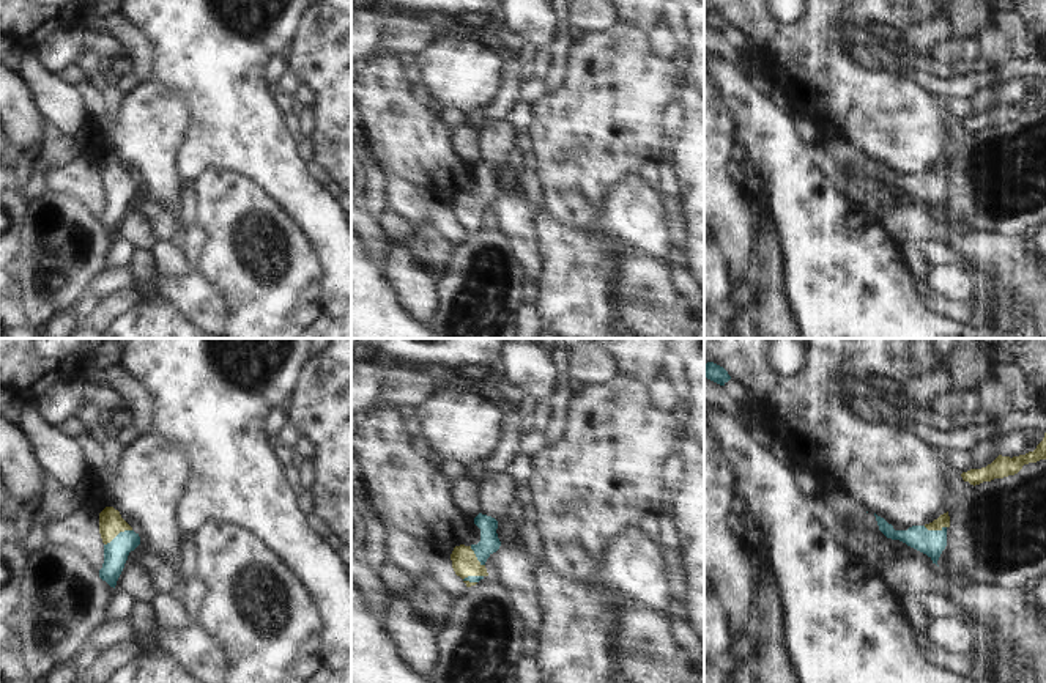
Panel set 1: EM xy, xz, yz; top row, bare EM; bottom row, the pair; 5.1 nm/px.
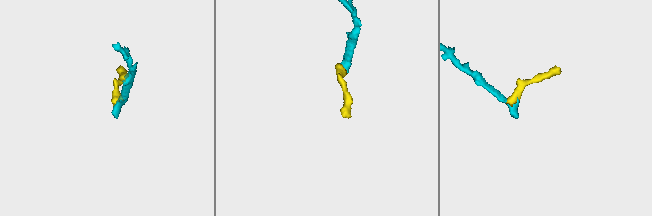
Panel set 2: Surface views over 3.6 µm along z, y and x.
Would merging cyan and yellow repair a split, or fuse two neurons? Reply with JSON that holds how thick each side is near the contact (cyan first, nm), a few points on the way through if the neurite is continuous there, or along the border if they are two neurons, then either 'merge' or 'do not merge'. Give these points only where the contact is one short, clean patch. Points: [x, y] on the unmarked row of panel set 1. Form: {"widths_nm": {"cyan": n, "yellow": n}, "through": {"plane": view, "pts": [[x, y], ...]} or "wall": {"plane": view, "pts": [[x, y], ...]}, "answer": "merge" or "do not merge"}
{"widths_nm": {"cyan": 130, "yellow": 130}, "through": {"plane": "xy", "pts": [[115, 200], [118, 181], [111, 170]]}, "answer": "merge"}

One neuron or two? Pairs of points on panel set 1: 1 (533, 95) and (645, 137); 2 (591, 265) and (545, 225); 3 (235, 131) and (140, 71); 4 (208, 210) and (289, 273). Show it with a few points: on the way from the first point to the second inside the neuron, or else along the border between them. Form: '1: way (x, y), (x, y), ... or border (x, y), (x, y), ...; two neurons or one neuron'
1: border (547, 95), (533, 104); two neurons
2: way (580, 260), (556, 236); one neuron
3: border (147, 40), (153, 52), (153, 76); two neurons
4: way (229, 221), (268, 260); one neuron

